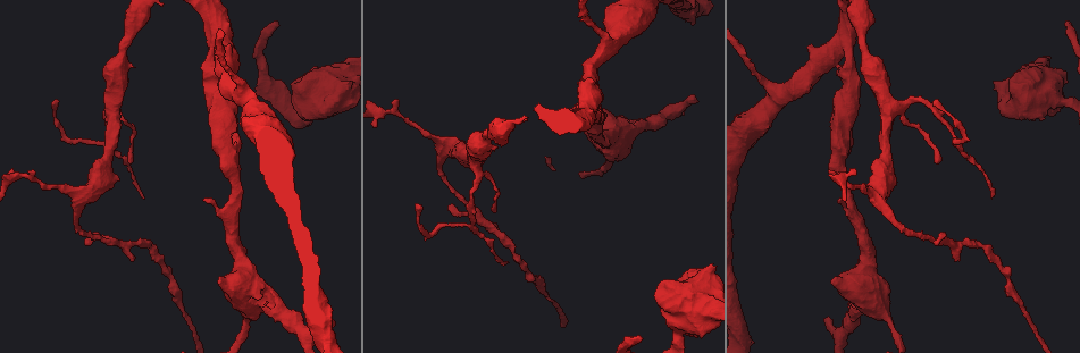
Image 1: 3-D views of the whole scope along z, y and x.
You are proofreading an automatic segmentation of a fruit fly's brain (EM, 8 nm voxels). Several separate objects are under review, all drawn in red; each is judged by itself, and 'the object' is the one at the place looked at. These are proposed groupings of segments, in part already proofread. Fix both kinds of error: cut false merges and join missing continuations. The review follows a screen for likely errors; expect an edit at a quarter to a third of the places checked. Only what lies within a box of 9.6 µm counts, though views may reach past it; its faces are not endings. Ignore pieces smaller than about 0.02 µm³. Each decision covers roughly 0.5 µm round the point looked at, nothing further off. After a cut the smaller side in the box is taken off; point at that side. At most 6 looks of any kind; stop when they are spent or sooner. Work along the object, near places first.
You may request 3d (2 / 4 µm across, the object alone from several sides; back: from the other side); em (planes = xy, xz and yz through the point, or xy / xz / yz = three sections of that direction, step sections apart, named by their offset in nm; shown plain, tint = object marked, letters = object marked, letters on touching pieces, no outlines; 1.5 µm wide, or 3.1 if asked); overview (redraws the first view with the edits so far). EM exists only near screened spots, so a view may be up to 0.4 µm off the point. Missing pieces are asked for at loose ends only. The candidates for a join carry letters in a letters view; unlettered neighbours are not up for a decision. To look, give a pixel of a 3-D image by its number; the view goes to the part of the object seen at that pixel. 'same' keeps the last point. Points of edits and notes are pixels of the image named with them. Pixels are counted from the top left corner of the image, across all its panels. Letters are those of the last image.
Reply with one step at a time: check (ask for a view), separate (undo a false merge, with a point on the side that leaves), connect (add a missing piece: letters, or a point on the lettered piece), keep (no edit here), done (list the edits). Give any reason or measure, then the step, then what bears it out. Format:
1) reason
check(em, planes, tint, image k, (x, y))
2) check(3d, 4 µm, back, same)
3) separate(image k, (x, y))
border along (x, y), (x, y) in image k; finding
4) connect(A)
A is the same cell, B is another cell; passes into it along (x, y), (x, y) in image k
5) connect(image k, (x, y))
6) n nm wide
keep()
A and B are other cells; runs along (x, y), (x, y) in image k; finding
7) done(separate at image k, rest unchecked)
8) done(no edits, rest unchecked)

calibre changes
check(3d, 4 µm, back, image 1, (678, 337))

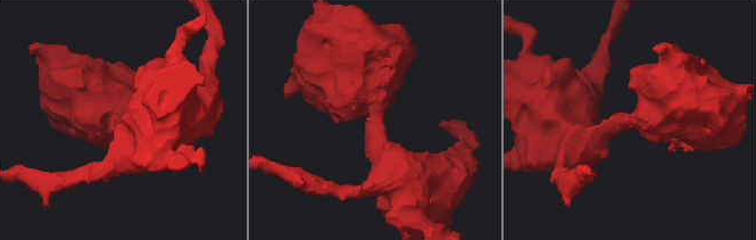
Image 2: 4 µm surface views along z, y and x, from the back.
check(em, planes, letters, image 2, (119, 123))

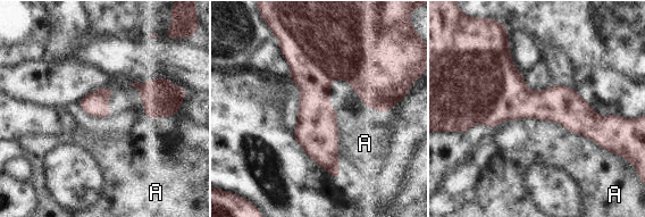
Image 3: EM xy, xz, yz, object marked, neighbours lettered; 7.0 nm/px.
280 nm wide
keep()
A is another cell; border along (538, 120), (562, 124), (619, 155) in image 3; continuous, no second neuron

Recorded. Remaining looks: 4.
thin end
check(em, planes, plain, image 1, (990, 196))

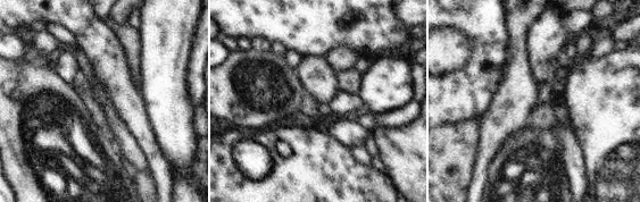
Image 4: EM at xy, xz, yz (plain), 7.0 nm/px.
check(em, planes, tint, same)

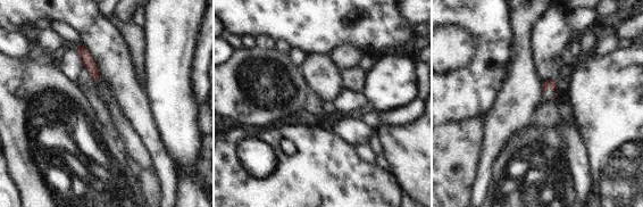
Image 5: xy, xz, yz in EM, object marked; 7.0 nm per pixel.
check(em, planes, letters, same)

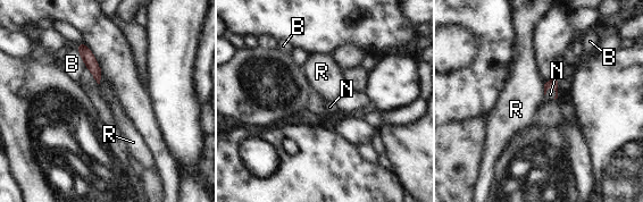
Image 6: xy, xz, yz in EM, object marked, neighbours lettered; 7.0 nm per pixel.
connect(N)
N is the same cell, B and R are other cells; passes into it along (552, 84), (556, 92), (550, 94) in image 6; it goes on there

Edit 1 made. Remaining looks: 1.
done(connect at image 6, rest unchecked)

